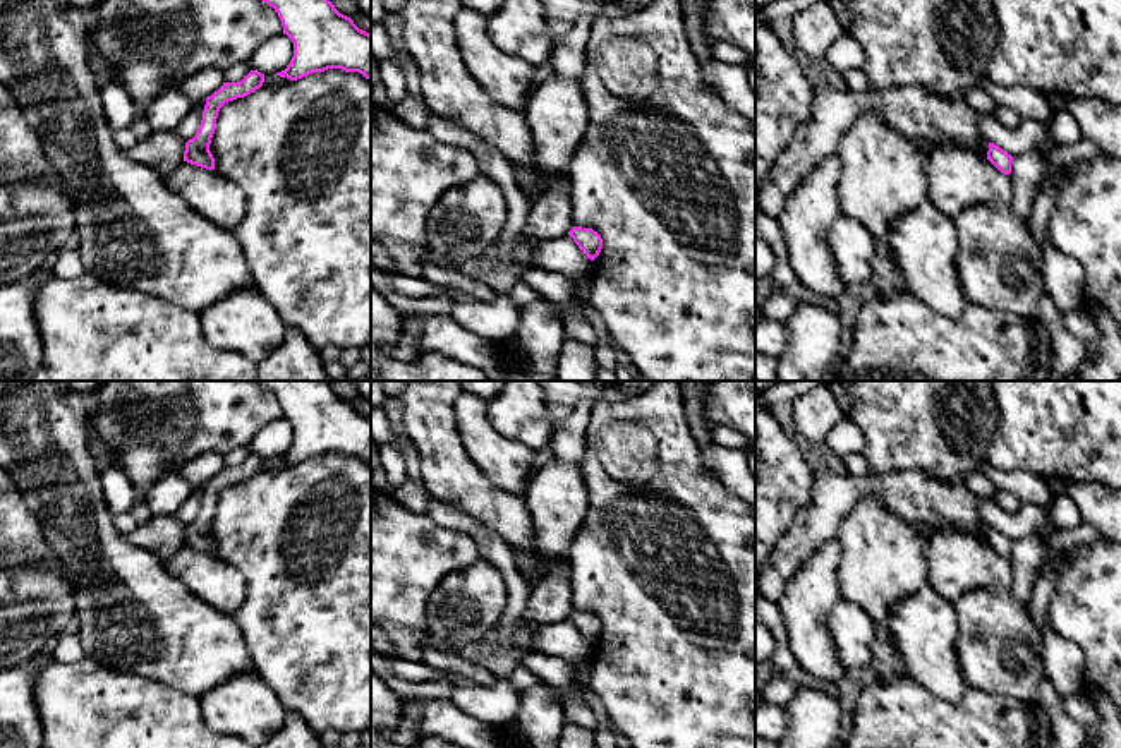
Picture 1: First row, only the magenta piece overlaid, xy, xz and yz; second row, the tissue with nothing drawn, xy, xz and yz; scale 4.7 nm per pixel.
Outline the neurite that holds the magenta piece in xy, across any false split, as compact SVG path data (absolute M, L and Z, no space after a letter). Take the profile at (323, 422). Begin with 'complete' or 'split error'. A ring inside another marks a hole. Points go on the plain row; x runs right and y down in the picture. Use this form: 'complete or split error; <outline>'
complete; M256 381L266 386L278 398L283 419L294 427L294 441L285 455L276 456L290 465L302 463L314 456L342 453L359 456L371 463L371 419L359 413L354 405L340 398L326 381Z

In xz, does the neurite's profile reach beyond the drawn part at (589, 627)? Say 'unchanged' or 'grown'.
unchanged

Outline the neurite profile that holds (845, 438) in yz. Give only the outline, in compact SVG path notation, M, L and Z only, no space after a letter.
M850 420L839 422L824 441L838 456L862 453L865 448L863 432Z

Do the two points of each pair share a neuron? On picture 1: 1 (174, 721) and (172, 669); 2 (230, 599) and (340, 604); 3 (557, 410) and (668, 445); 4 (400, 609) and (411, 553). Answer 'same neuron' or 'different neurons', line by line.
1: different neurons
2: different neurons
3: different neurons
4: same neuron

